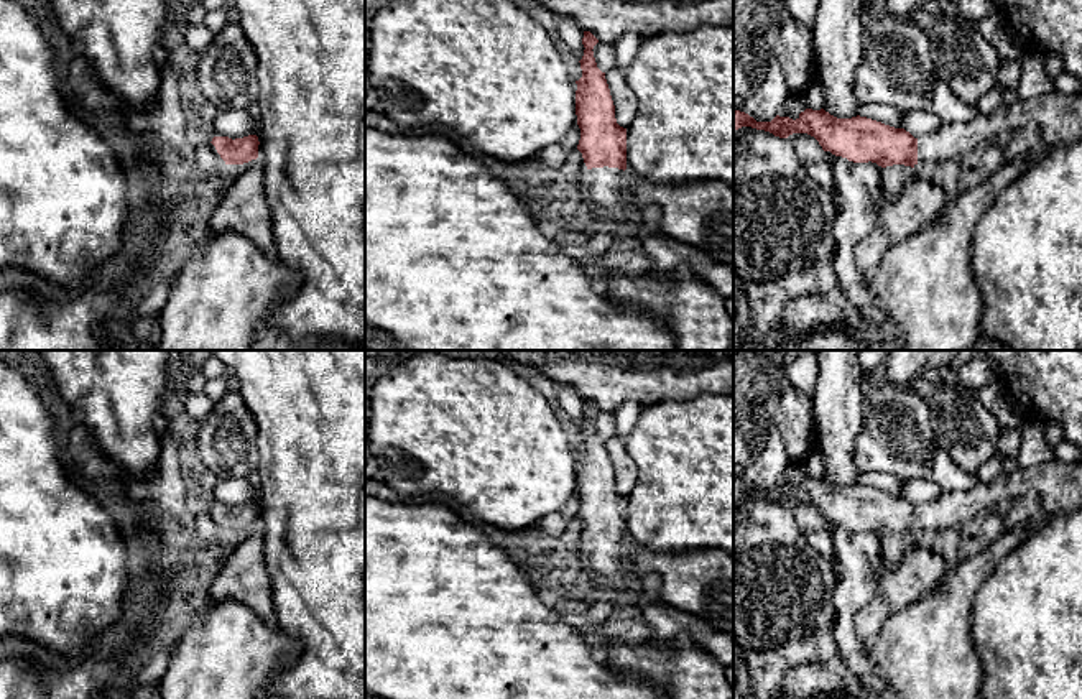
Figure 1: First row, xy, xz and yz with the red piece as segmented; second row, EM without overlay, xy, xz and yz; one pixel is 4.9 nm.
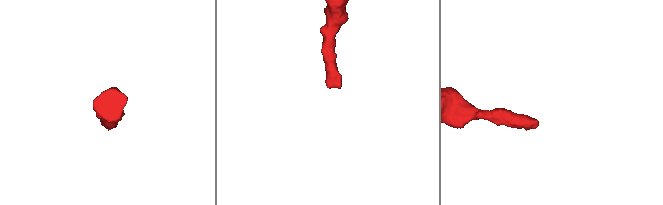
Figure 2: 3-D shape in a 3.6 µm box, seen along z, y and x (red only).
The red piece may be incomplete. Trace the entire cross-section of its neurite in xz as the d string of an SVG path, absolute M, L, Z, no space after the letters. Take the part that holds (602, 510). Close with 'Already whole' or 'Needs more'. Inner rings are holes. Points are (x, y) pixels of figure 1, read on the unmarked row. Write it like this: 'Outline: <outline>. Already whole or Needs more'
Outline: M584 400L576 484L580 497L577 518L587 538L572 553L572 564L580 579L597 592L638 602L638 579L627 561L627 497L617 492L605 441L597 436L592 419L597 411L590 400Z. Needs more

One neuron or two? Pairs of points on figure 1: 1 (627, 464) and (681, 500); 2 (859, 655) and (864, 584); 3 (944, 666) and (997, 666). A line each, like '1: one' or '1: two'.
1: two
2: one
3: two

